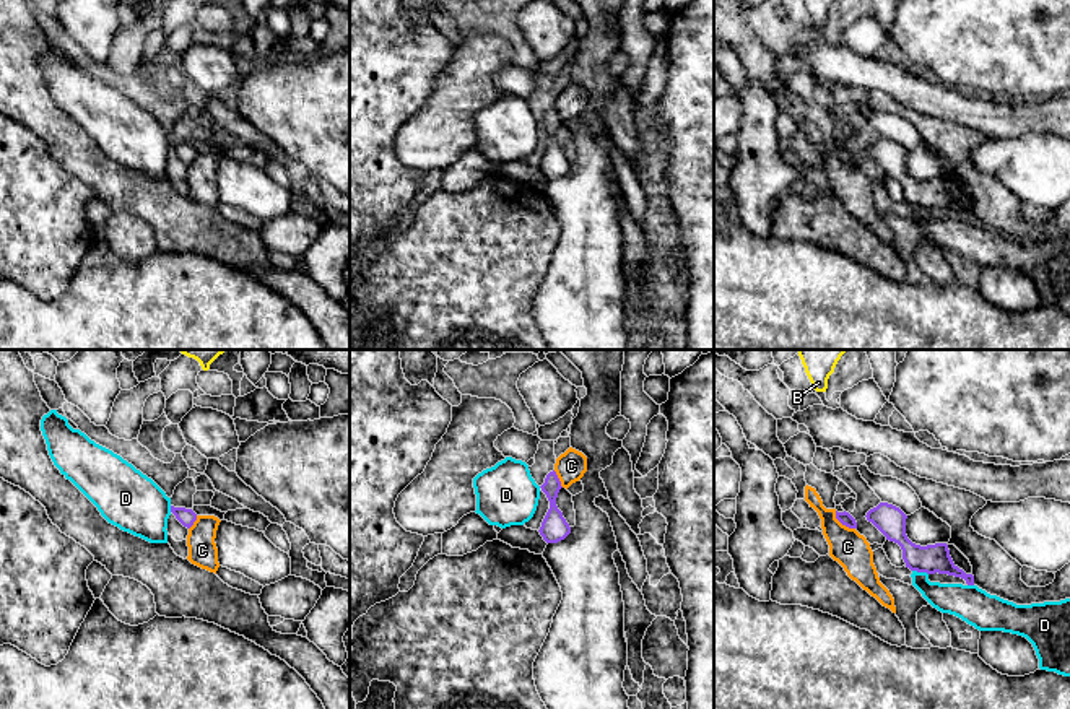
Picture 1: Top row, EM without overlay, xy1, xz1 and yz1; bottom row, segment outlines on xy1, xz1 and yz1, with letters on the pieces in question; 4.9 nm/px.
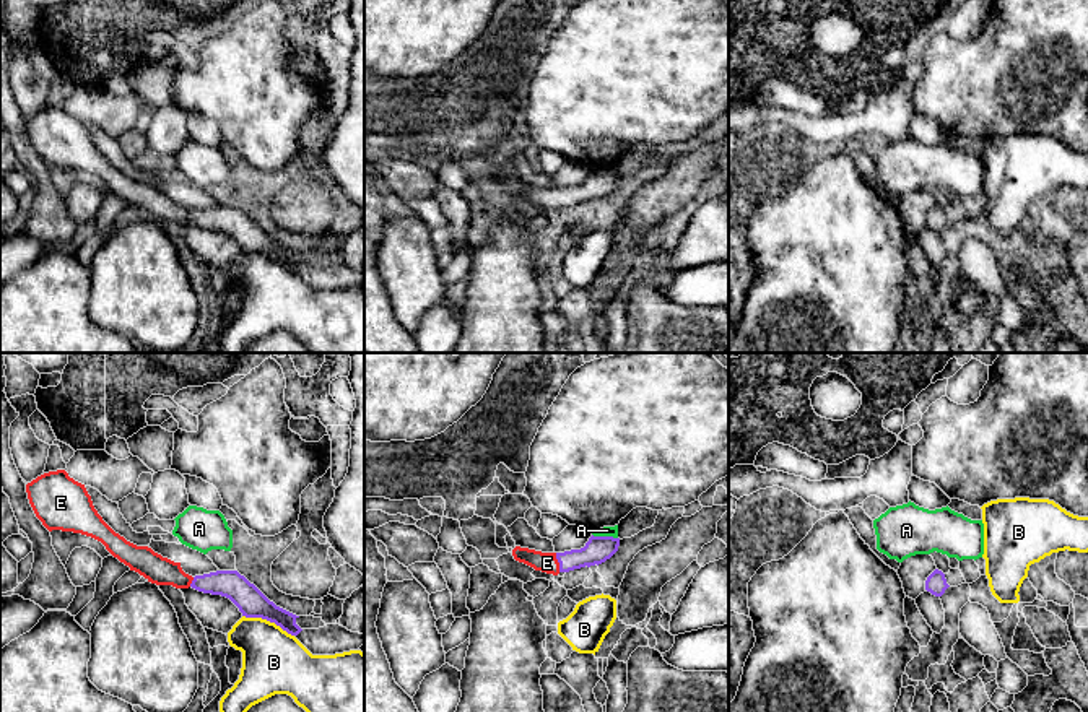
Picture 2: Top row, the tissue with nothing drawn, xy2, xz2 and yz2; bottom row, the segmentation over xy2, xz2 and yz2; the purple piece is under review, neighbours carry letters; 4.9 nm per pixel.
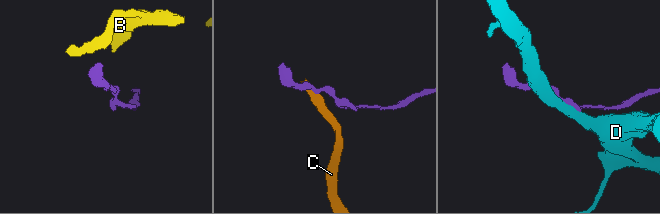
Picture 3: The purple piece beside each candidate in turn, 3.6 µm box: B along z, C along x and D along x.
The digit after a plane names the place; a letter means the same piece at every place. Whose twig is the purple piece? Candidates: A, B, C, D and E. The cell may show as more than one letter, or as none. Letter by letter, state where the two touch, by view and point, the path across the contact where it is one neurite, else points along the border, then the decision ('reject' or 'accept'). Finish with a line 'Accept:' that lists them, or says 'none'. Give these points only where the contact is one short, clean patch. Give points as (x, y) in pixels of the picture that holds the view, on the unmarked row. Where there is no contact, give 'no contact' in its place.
A: contact xz2 (605, 173); reject
B: contact xy2 (269, 256); reject
C: contact yz1 (843, 160); border yz1 (835, 147), (835, 152), (843, 160), (854, 165); reject
D: contact yz1 (921, 207); reject
E: contact xz2 (560, 199); way xz2 (597, 186), (587, 192), (560, 199), (547, 199); accept
Accept: E

